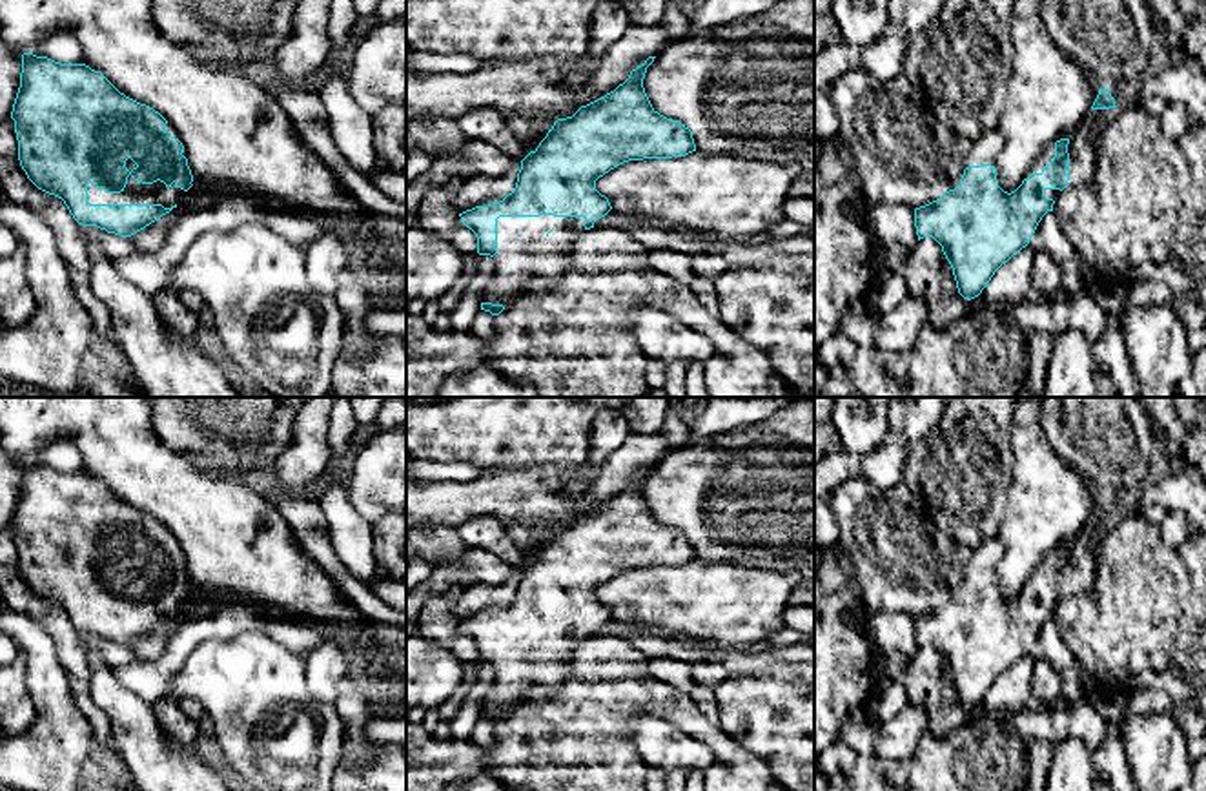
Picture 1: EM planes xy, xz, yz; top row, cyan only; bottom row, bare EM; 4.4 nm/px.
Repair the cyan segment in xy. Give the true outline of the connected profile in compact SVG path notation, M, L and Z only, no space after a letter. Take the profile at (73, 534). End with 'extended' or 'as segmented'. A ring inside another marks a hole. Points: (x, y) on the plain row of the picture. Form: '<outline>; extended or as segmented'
M24 461L11 527L27 587L62 607L82 634L131 645L177 616L195 592L177 538L86 472Z; extended

